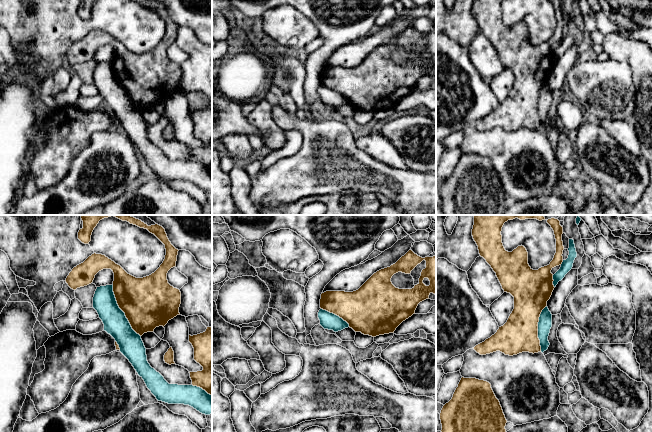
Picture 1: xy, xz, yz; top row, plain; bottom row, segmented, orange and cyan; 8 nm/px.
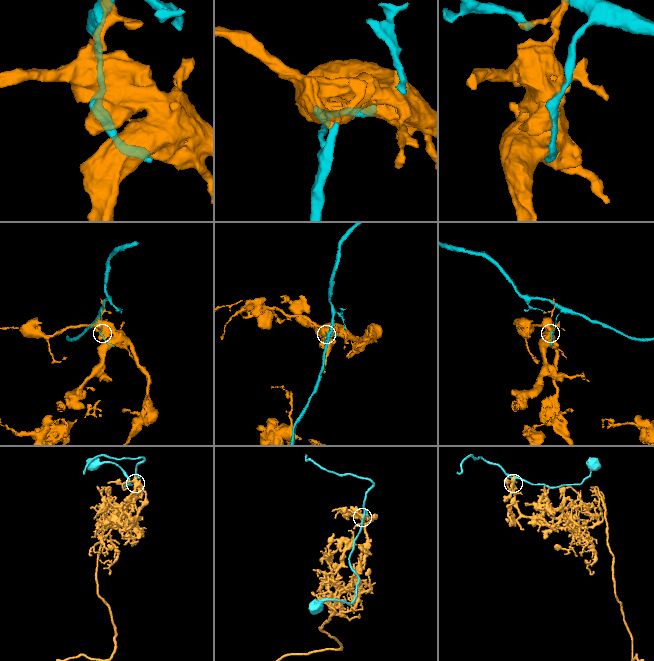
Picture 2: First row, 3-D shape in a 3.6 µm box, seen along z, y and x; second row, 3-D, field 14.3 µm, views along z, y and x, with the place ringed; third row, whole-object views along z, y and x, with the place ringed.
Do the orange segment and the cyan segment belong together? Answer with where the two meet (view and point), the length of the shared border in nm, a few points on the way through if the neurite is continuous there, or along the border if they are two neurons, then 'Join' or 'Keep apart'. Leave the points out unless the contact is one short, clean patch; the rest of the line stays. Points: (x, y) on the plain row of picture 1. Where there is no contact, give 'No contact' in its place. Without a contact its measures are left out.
Touches orange at xy (121, 85). Shared border 480 nm. Keep apart

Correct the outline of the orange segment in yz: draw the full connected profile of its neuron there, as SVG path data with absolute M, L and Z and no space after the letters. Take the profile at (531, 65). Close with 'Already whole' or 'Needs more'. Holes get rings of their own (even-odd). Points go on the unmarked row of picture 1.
M474 0L472 12L476 18L479 30L491 42L504 68L514 73L514 85L507 98L499 103L497 108L473 125L480 131L500 127L505 131L513 132L522 128L541 128L538 114L538 98L542 86L547 82L554 66L553 50L551 46L563 38L563 3L560 0L549 0L556 15L556 29L549 41L533 46L528 40L528 28L524 22L518 22L512 28L505 26L502 19L502 3L504 0Z. Already whole

